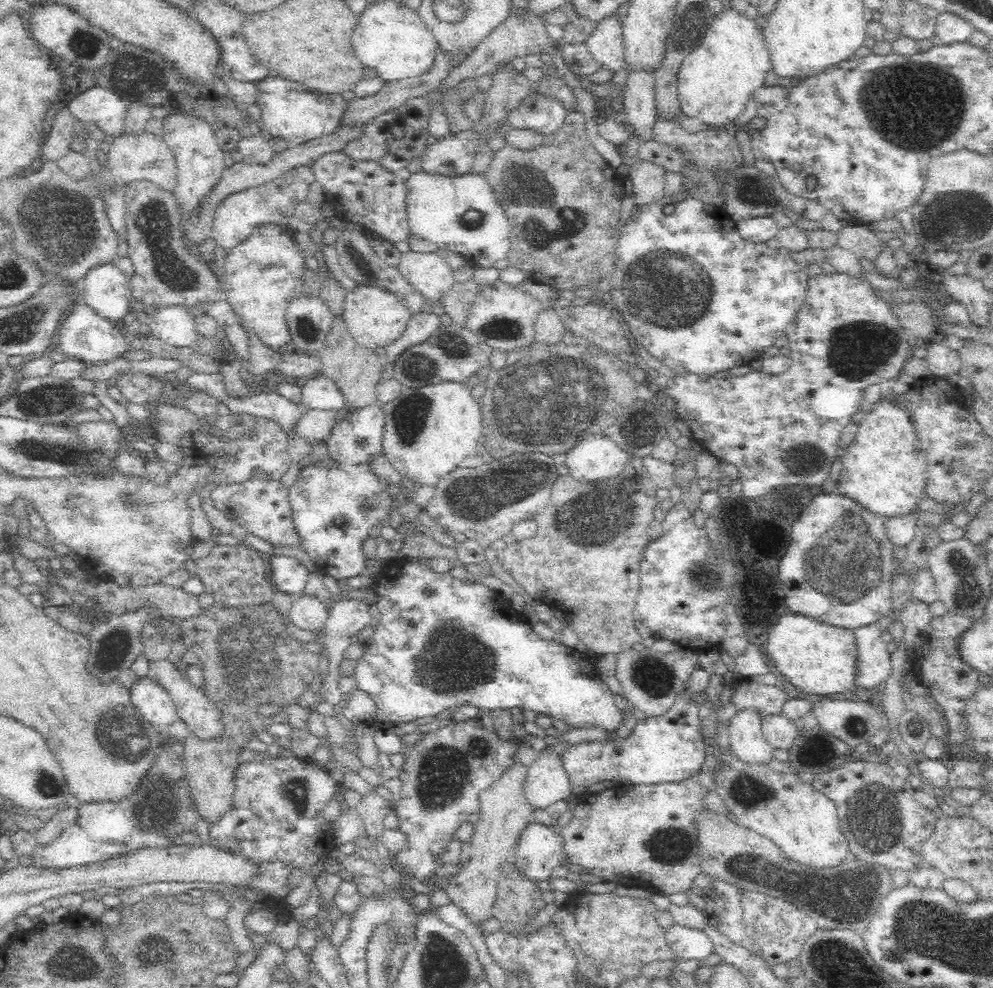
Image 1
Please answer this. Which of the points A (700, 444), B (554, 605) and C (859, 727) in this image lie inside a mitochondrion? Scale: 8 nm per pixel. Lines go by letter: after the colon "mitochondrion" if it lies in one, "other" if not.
A: other
B: other
C: mitochondrion

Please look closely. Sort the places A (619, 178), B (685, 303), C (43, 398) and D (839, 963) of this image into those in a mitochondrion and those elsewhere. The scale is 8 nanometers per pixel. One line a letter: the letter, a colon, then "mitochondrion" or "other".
A: other
B: mitochondrion
C: mitochondrion
D: mitochondrion

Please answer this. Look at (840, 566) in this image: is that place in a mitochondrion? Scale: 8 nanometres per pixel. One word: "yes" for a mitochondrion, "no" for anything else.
yes

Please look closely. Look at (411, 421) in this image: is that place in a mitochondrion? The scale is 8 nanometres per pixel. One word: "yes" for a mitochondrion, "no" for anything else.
yes

